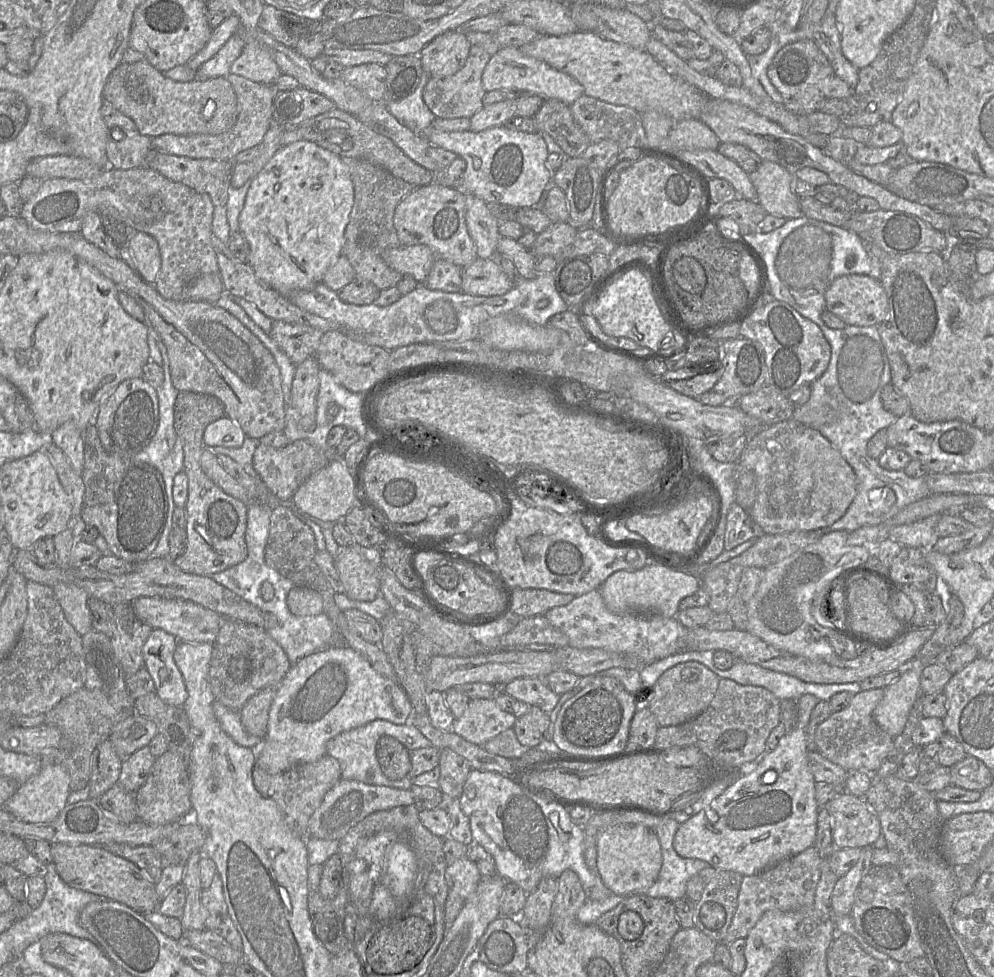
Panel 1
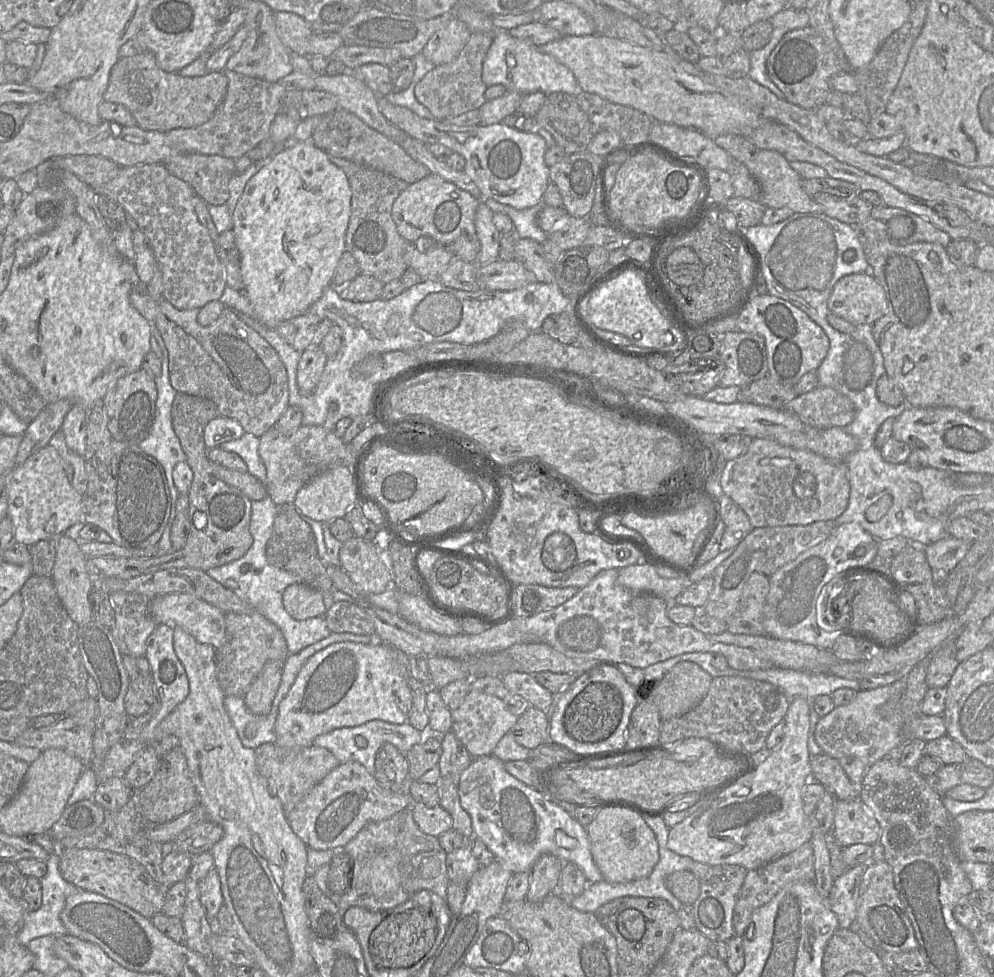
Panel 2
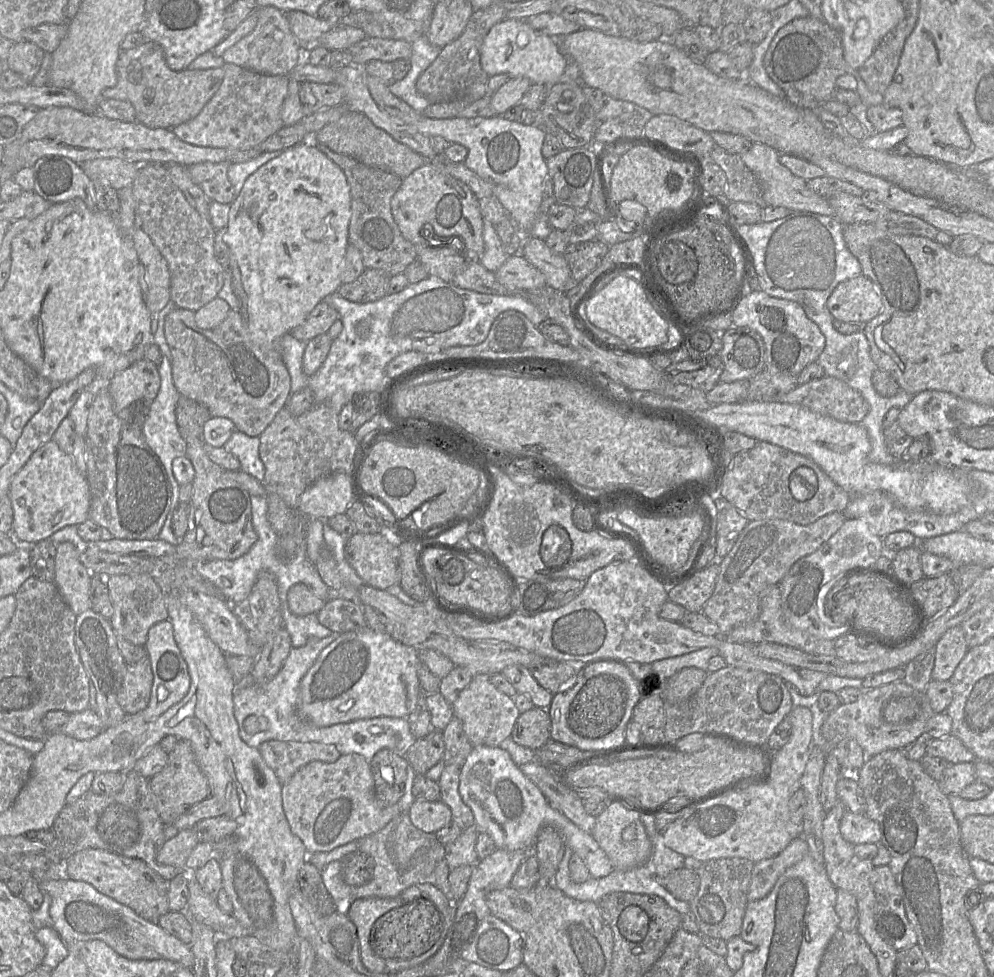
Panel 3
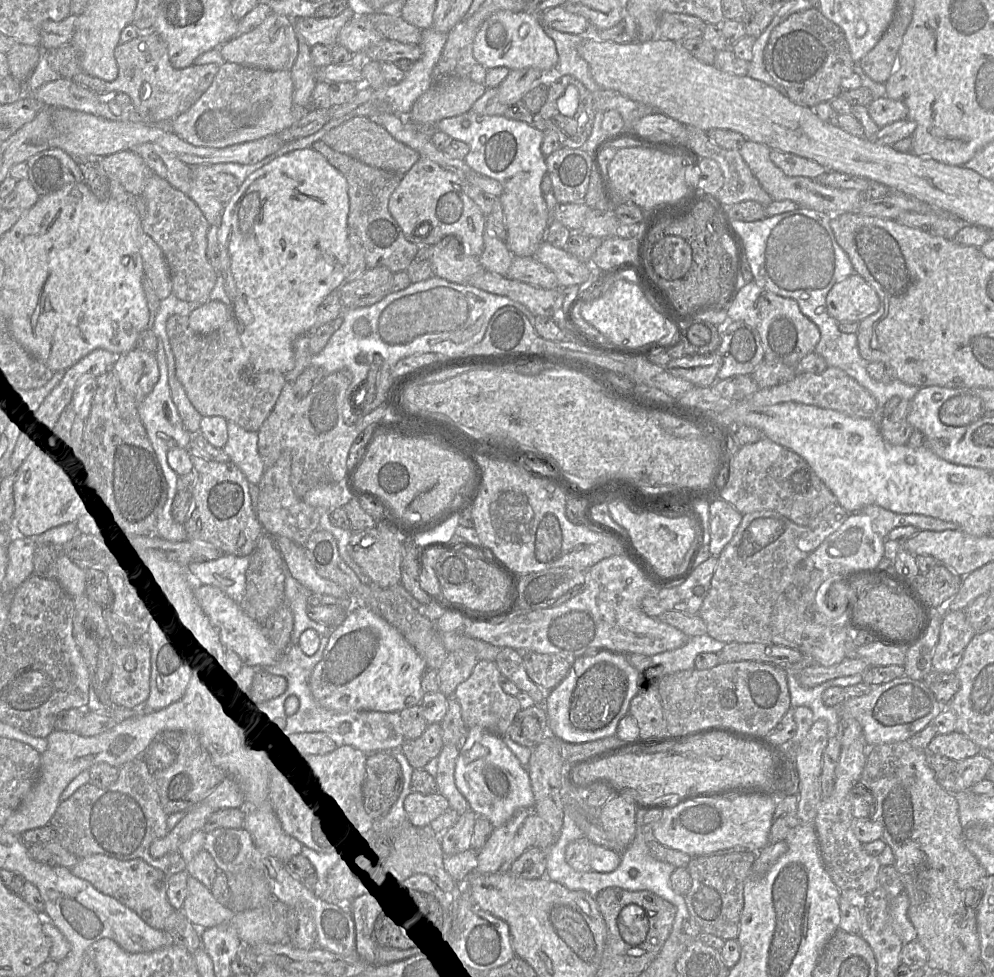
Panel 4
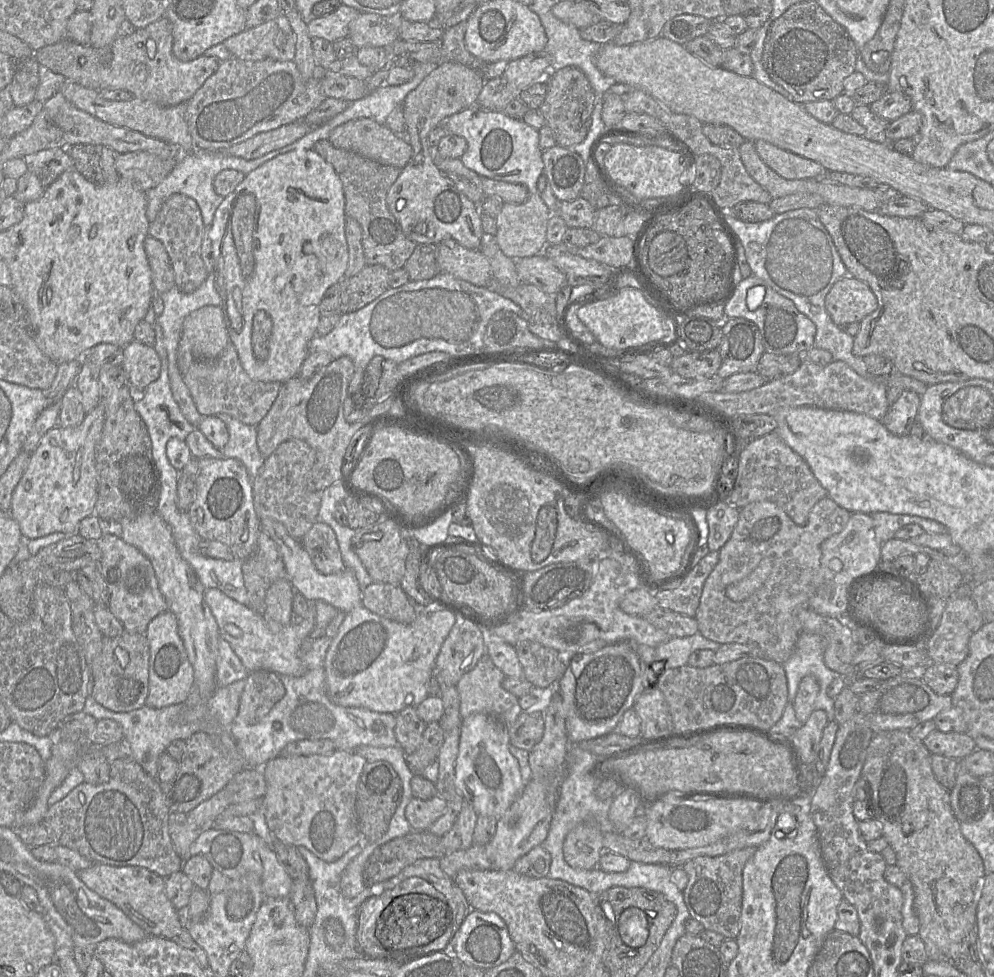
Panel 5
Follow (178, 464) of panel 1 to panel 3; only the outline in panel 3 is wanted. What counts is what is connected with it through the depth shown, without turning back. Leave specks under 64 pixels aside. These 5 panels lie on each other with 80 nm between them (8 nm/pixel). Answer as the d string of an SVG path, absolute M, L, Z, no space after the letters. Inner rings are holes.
M170 300L158 314L158 329L153 334L153 337L156 340L156 342L161 346L160 352L162 354L162 358L161 363L158 365L158 371L160 376L160 388L155 400L153 401L150 407L149 414L142 427L142 433L145 442L156 453L156 455L159 457L162 464L164 465L167 477L169 479L172 488L172 497L169 513L158 536L159 539L168 542L172 545L178 545L180 542L180 540L174 535L172 530L172 519L174 512L179 505L179 491L180 491L180 486L173 475L172 462L175 458L186 456L186 443L179 433L175 413L176 404L180 397L180 393L178 393L173 384L172 367L171 367L172 356L164 334L164 320L166 316L175 309L179 309L179 307L172 300Z

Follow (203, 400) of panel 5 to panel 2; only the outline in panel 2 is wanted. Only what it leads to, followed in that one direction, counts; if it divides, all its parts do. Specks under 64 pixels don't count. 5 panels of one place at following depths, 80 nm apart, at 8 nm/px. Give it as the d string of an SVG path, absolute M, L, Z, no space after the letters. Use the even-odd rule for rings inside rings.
M165 299L158 303L158 314L154 324L168 350L171 386L178 393L211 400L217 406L220 417L236 420L245 433L260 438L278 422L289 406L286 368L275 349L246 325L234 310L225 307L218 319L208 326L198 323L199 311L199 308L177 309Z

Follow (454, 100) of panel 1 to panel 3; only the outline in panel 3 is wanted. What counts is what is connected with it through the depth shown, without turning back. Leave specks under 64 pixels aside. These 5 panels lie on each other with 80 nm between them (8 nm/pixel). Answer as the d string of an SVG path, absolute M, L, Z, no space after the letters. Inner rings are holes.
M492 3L485 9L474 11L463 33L440 50L436 60L419 76L416 89L430 103L448 102L454 99L477 101L487 94L489 76L480 64L483 41L490 29L505 19L509 11Z

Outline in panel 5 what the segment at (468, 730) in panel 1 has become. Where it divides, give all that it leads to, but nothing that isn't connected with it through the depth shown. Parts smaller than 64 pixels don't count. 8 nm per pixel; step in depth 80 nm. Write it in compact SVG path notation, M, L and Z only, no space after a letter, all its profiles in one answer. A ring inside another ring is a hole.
M484 654L475 667L465 673L456 684L460 697L459 713L462 719L475 714L487 714L499 722L506 728L510 727L522 711L518 698L502 687L502 680L505 677L503 672L494 665L492 659Z

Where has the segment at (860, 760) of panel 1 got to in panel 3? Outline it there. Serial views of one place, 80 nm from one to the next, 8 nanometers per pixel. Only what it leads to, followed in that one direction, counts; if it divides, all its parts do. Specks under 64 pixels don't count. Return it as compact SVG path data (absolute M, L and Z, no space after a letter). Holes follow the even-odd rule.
M897 680L863 690L856 701L840 704L828 714L821 734L830 748L834 748L844 738L856 740L867 760L883 751L906 747L925 732L926 723L934 714L925 691L914 689L904 680Z

